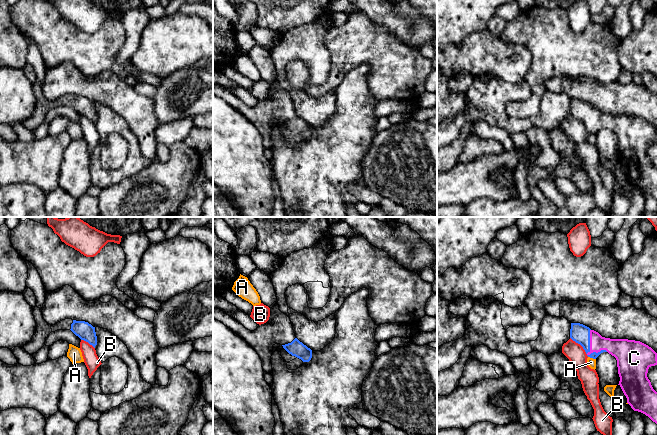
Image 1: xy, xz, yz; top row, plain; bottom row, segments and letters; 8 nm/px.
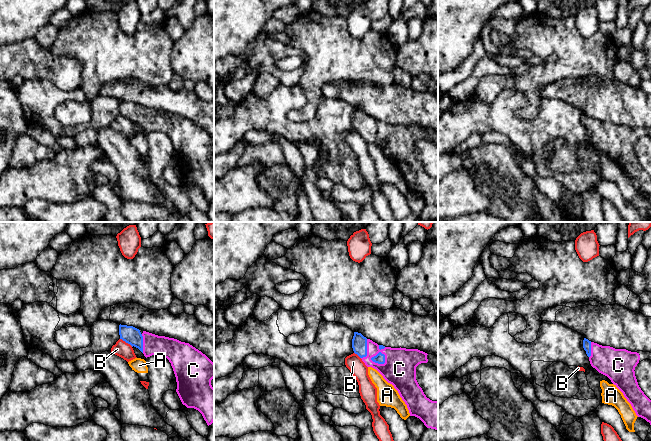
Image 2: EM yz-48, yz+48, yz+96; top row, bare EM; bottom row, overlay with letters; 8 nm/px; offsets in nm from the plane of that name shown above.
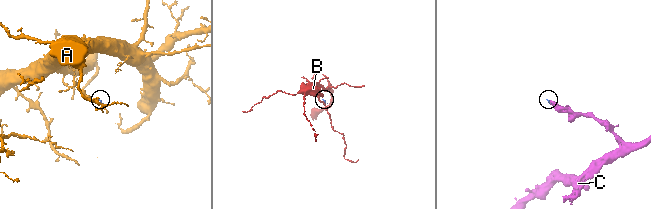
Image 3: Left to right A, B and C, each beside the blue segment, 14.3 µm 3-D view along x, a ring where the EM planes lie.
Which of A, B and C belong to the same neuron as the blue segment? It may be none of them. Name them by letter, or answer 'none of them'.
C

